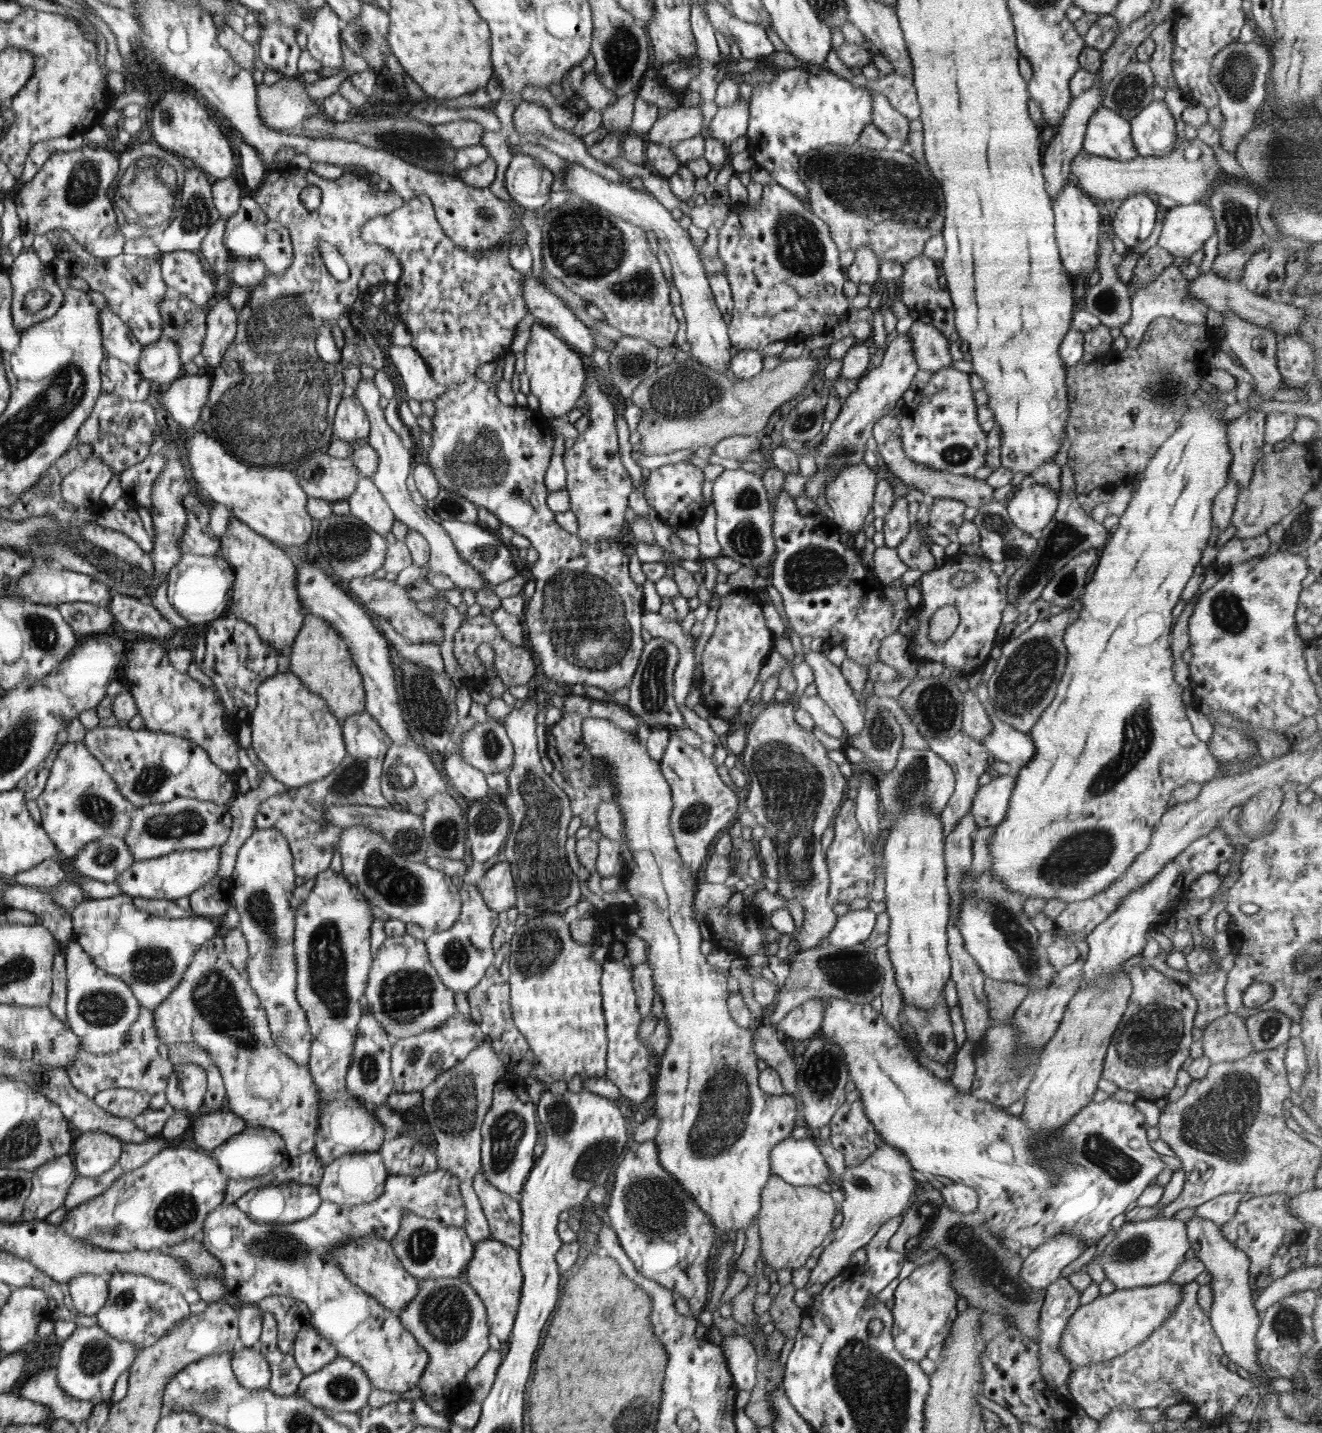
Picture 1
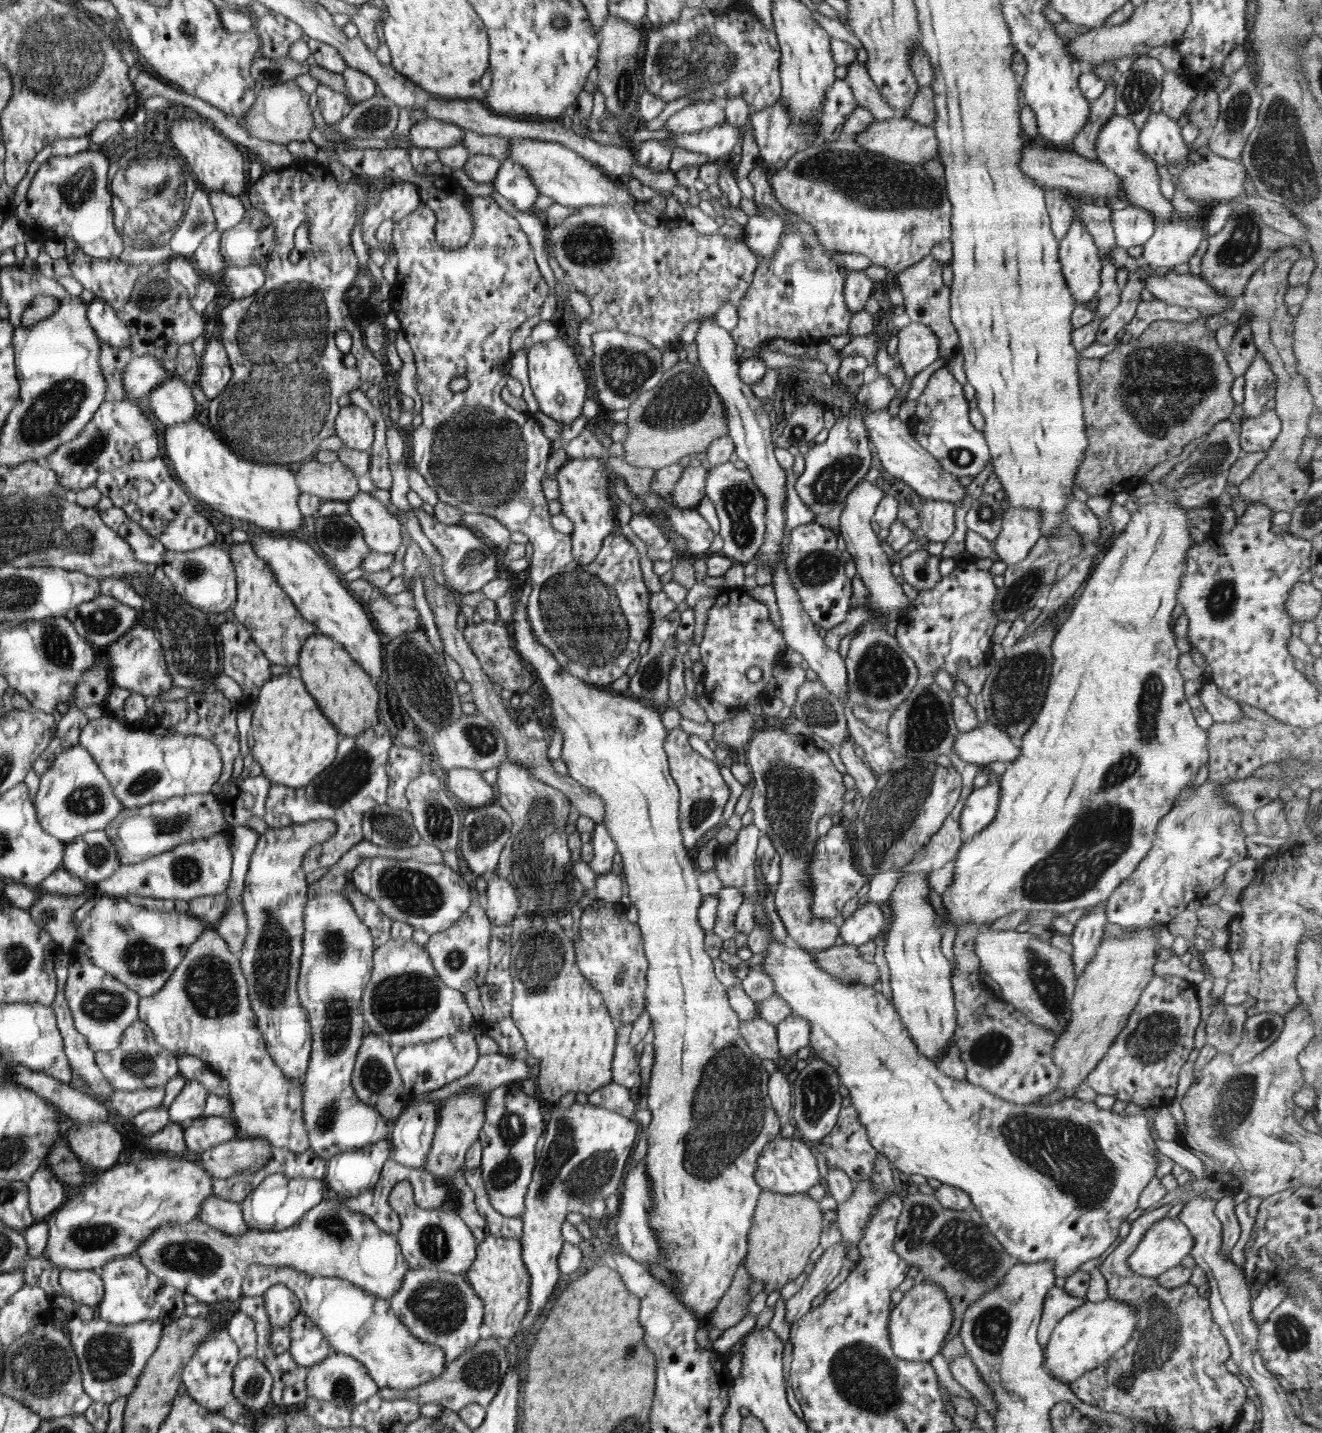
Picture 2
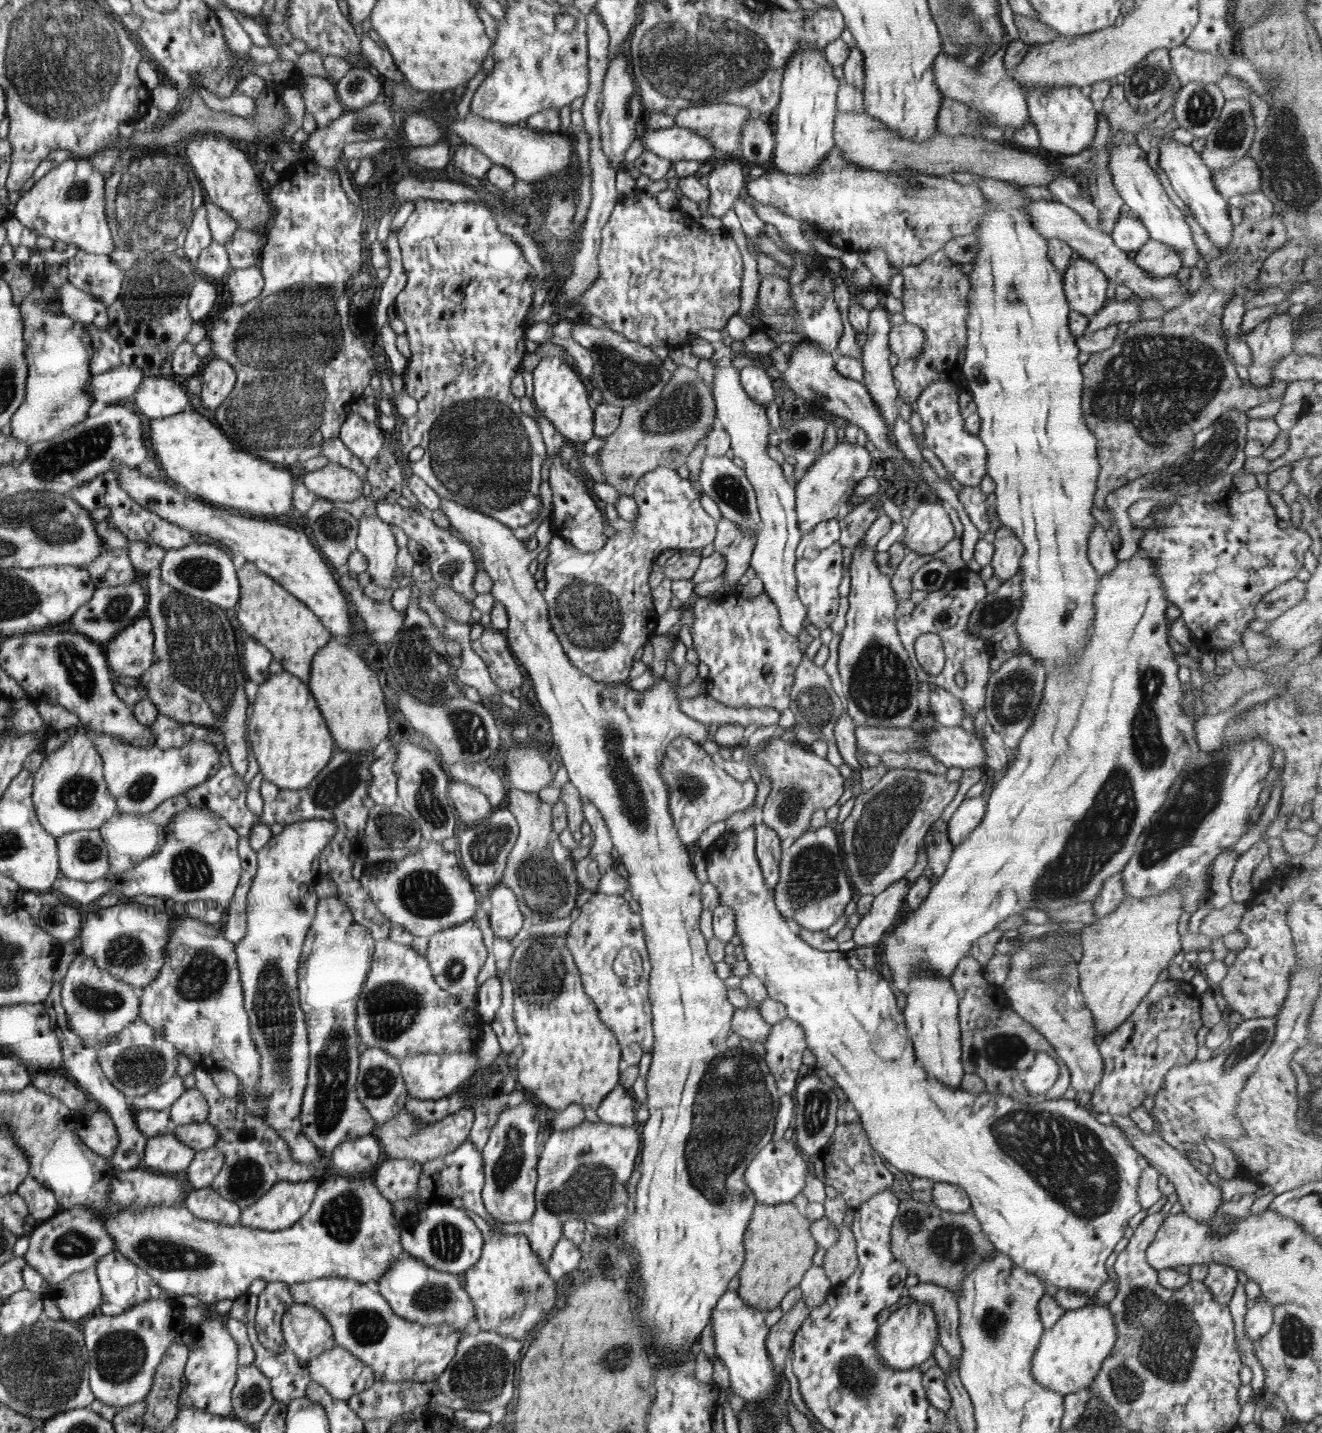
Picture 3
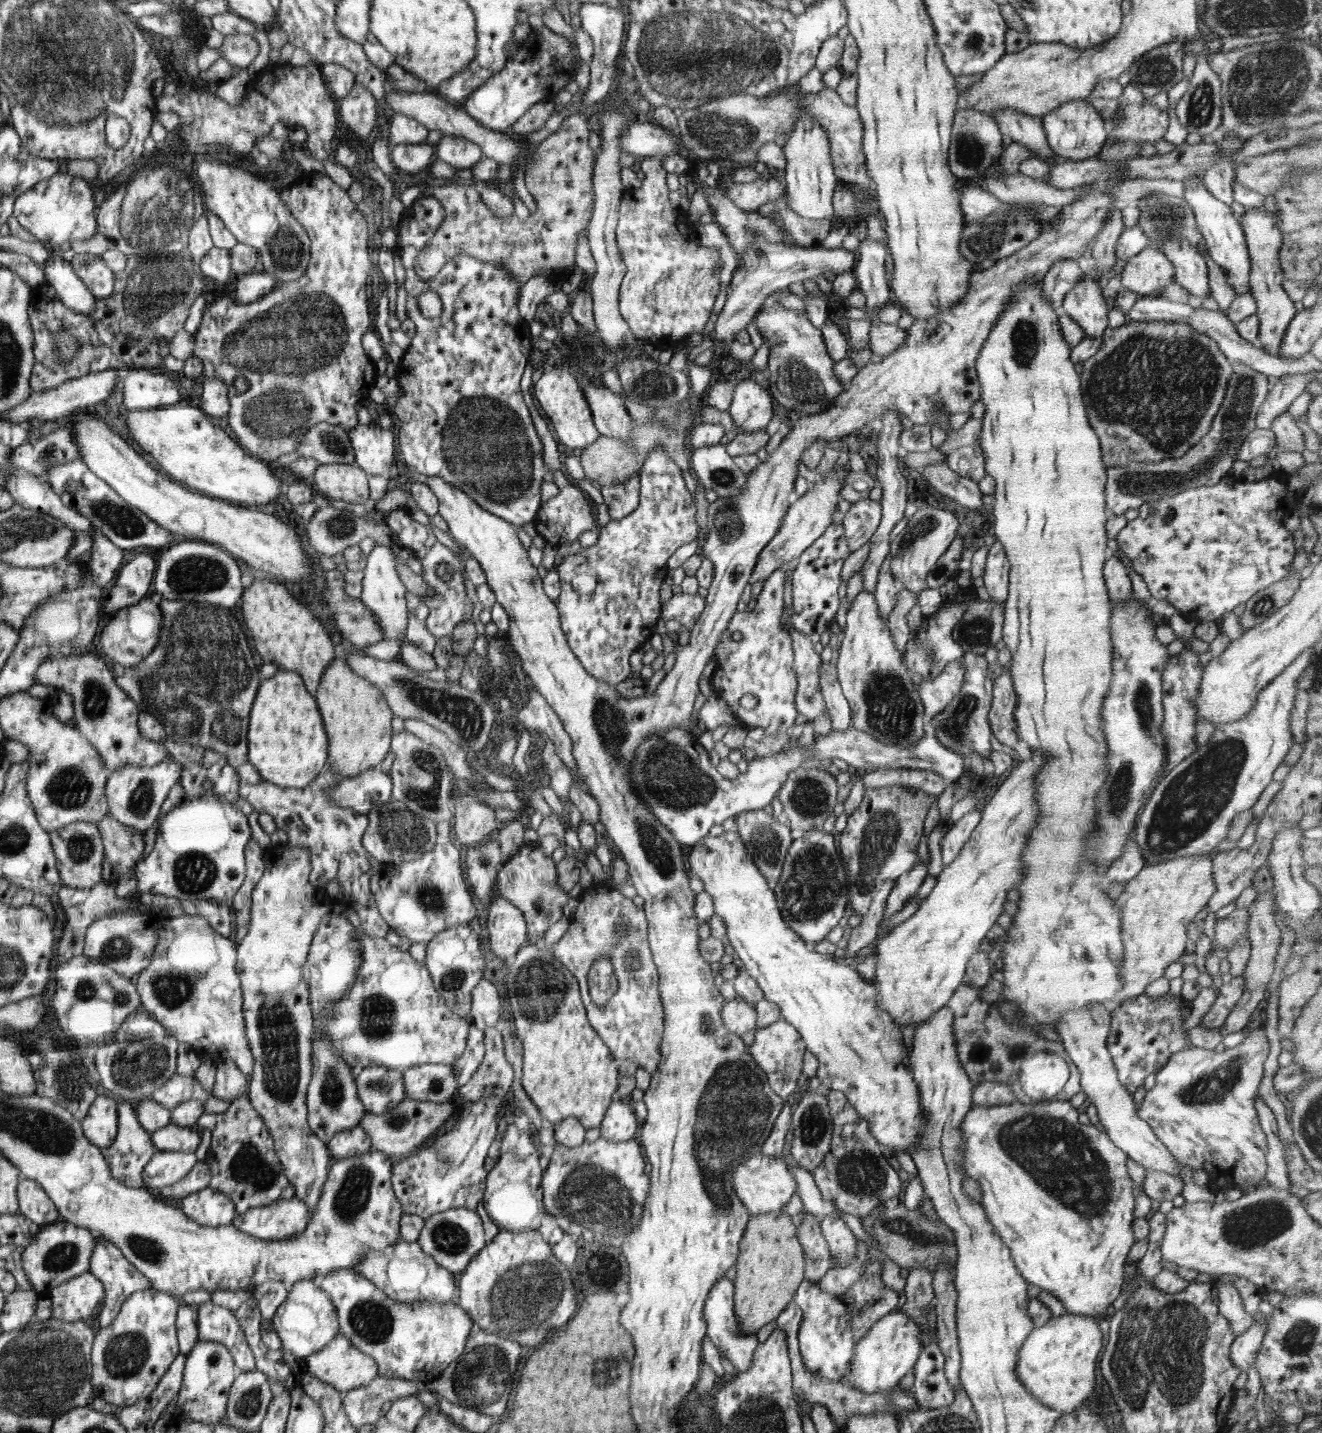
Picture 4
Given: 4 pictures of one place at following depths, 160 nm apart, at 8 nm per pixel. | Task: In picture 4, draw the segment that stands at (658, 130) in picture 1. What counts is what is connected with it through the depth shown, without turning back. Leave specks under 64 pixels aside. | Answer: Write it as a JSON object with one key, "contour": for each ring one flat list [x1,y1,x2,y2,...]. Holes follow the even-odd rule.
{"contour":[[794,88,791,90,781,91,774,96,752,96,744,93,734,94,730,97,719,97,718,100,708,101,706,104,702,104,698,106,698,108,691,108,685,109,683,114,678,117,678,128,675,130,681,136,683,146,685,151,685,155,690,155,693,159,701,162,709,162,709,161,716,161,718,159,730,160,735,163,742,164,743,166,754,166,758,161,756,161,756,153,757,150,765,143,765,142,775,142,778,146,783,146,786,144,786,141,789,139,789,136,792,134,794,128,794,121,800,115,810,115,811,119,816,119,819,122,821,127,826,129,830,144,831,144,831,160,833,164,833,170,837,179,837,182,840,182,840,186,846,186,846,188,852,188,854,192,856,190,862,190,864,194,866,194,866,190,870,188,870,176,868,176,868,170,866,170,866,157,863,151,863,136,864,136,864,127,861,118,859,117,859,112,857,111,856,107,848,106,845,102,842,102,840,95,835,91,835,89,825,88,816,94,797,94,794,93]]}

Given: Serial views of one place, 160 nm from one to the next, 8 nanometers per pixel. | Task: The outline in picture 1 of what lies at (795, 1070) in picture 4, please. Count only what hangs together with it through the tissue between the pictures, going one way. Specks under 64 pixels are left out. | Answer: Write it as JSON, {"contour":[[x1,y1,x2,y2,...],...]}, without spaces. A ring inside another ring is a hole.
{"contour":[[818,997,805,1000,776,1024,777,1032,796,1043,814,1038,821,1030,826,1007]]}

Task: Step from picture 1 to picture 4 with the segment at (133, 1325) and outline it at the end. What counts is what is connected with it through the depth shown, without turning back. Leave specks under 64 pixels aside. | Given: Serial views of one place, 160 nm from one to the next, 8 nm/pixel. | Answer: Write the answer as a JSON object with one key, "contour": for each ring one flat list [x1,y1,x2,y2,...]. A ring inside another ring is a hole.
{"contour":[[94,1232,93,1236,98,1237,98,1243,96,1250,93,1251,93,1257,90,1260,89,1272,94,1277,98,1277,98,1280,105,1288,105,1303,104,1306,102,1306,102,1310,100,1310,98,1322,100,1322,102,1328,108,1328,121,1312,122,1303,135,1292,150,1288,152,1281,146,1277,144,1273,140,1272,140,1270,124,1256,121,1249,116,1248,115,1244,103,1238,98,1232]]}

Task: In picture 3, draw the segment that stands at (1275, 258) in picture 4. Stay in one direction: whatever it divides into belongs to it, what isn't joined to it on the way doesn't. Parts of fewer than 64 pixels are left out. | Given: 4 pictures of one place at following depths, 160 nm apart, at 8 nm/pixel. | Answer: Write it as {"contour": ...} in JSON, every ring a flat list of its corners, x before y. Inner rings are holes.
{"contour":[[1288,312,1275,315,1243,336,1252,353,1248,382,1261,387,1276,379,1273,378,1275,364,1293,352,1294,323]]}

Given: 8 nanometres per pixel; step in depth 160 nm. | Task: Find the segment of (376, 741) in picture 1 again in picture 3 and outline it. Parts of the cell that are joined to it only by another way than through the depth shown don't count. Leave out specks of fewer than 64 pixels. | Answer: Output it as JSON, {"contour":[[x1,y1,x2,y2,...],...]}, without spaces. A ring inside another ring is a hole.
{"contour":[[335,749,328,766,318,774,309,787,298,790,280,789,268,781,263,781,260,795,263,800,261,822,267,825,281,824,289,826,295,820,327,820,336,823,337,834,329,842,325,850,314,859,313,870,316,883,330,879,336,883,339,897,345,901,352,910,357,924,364,925,374,937,374,940,388,938,391,924,378,910,369,893,361,885,361,881,352,877,352,864,356,858,365,858,367,853,363,846,364,828,368,823,369,812,375,802,369,798,370,766,379,753,378,750,369,753,350,752]]}

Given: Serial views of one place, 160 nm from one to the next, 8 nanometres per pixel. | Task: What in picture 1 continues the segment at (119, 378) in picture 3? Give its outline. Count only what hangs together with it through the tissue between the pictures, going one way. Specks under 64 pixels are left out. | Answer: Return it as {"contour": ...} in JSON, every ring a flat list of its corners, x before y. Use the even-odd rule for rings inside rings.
{"contour":[[162,337,143,346,136,372,149,384,167,386,183,375,180,357,180,345,175,340]]}

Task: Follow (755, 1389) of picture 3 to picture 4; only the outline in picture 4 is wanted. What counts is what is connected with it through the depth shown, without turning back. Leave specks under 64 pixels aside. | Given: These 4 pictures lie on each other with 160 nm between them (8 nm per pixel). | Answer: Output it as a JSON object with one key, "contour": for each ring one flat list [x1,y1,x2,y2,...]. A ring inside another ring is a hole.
{"contour":[[726,1276,722,1277,719,1282,713,1284,707,1294,703,1311,707,1322,706,1335,710,1338,710,1342,720,1350,721,1356,725,1356,727,1360,730,1360,730,1364,734,1366,737,1374,742,1374,750,1368,754,1351,760,1342,757,1339,757,1333,752,1335,739,1333,739,1322,734,1310,734,1291,735,1284]]}

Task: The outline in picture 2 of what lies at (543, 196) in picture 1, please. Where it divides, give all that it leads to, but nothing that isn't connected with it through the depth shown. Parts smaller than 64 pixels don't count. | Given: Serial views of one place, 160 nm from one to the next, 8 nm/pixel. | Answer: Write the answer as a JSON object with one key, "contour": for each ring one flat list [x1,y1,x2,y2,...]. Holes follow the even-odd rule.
{"contour":[[512,160,502,162,493,185,498,194,512,202,522,212,528,212,539,196,538,188,532,182,524,165,516,164]]}

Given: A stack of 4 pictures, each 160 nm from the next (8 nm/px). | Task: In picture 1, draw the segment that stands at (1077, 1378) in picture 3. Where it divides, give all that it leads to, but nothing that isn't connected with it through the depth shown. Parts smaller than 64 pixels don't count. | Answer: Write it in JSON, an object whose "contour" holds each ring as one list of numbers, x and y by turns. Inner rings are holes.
{"contour":[[1166,1281,1154,1286,1124,1288,1122,1290,1116,1289,1110,1294,1100,1295,1096,1300,1084,1306,1080,1305,1069,1318,1066,1328,1063,1330,1062,1338,1059,1342,1059,1350,1062,1358,1068,1359,1072,1368,1078,1368,1088,1365,1090,1362,1099,1363,1105,1359,1110,1360,1124,1355,1125,1352,1142,1344,1169,1319,1171,1312,1175,1308,1178,1308,1181,1300,1183,1300,1181,1294,1183,1294,1183,1285,1172,1284]]}

